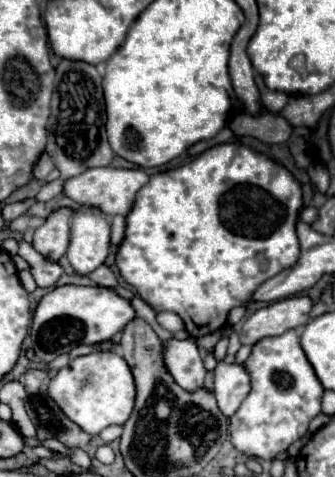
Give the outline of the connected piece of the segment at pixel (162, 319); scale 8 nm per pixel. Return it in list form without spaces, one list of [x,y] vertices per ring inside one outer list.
[[[159,312],[159,314],[157,314],[157,320],[159,320],[159,324],[161,324],[163,328],[167,328],[167,330],[171,330],[171,332],[179,332],[179,330],[185,328],[183,322],[181,322],[181,318],[179,318],[177,314],[173,314],[173,312]]]

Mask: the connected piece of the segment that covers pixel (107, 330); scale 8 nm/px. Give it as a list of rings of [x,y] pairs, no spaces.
[[[59,286],[47,292],[33,316],[31,340],[35,354],[49,362],[61,352],[67,354],[75,346],[93,346],[109,342],[117,332],[121,332],[137,316],[129,298],[115,294],[109,288],[89,288],[89,286]]]

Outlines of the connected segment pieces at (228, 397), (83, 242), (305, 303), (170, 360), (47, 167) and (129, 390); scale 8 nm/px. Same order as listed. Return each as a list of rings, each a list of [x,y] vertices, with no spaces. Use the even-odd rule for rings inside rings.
[[[217,356],[215,368],[215,398],[225,416],[233,416],[245,396],[251,390],[251,378],[245,370],[245,364],[227,364],[221,356]]]
[[[81,208],[71,220],[67,260],[77,276],[91,274],[109,254],[109,218],[97,210]]]
[[[293,296],[293,298],[285,298],[257,310],[243,324],[243,330],[239,334],[241,344],[253,346],[261,338],[279,336],[287,330],[305,326],[309,322],[311,306],[313,302],[309,296]]]
[[[169,340],[165,344],[165,362],[177,384],[185,390],[197,390],[203,386],[207,370],[195,340]]]
[[[43,154],[41,158],[39,158],[39,162],[35,164],[35,170],[33,170],[33,174],[35,174],[35,178],[37,180],[43,180],[51,170],[53,170],[55,166],[53,166],[53,162],[51,162],[51,158],[47,156],[47,154]]]
[[[97,350],[63,366],[49,384],[49,396],[87,434],[95,436],[113,424],[125,424],[135,406],[135,382],[129,364],[115,350]]]

